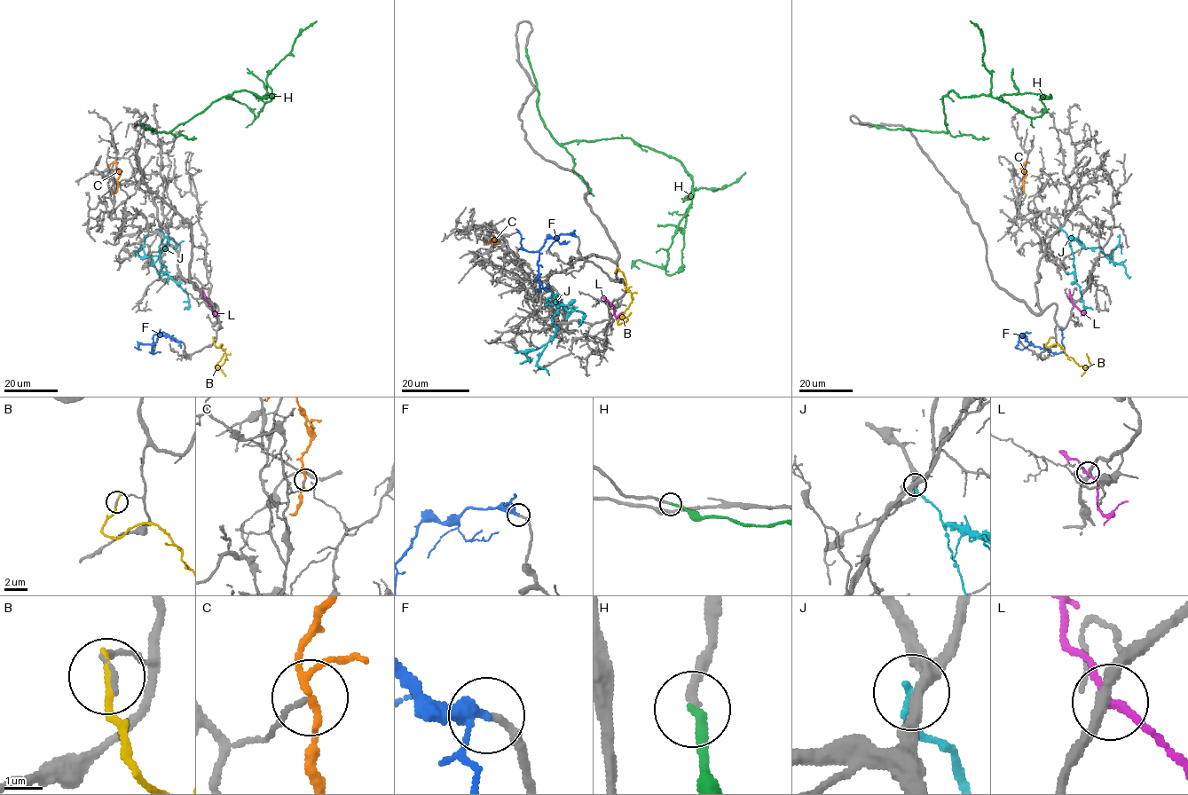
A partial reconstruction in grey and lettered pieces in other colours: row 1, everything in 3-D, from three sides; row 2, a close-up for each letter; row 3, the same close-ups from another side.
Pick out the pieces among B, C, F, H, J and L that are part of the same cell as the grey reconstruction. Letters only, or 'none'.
F, H

